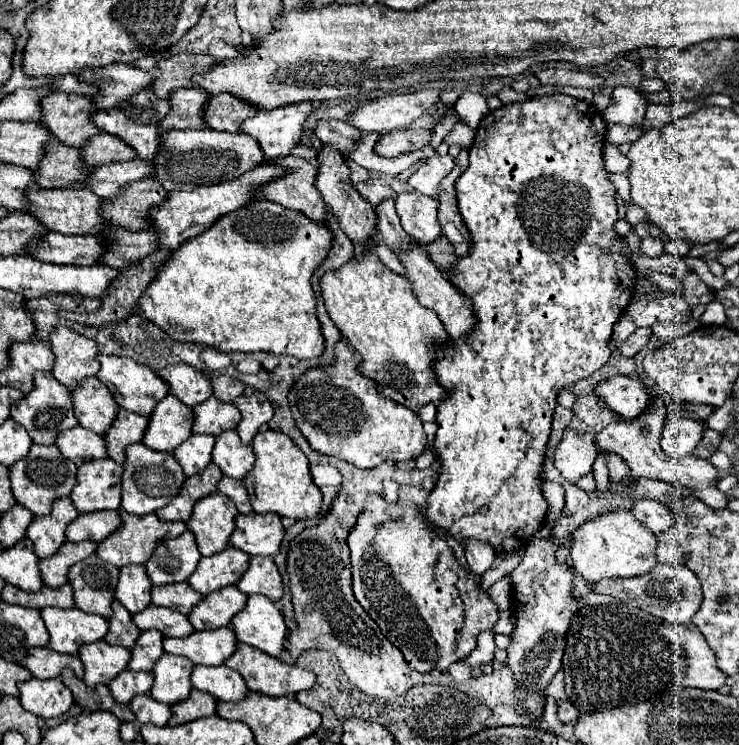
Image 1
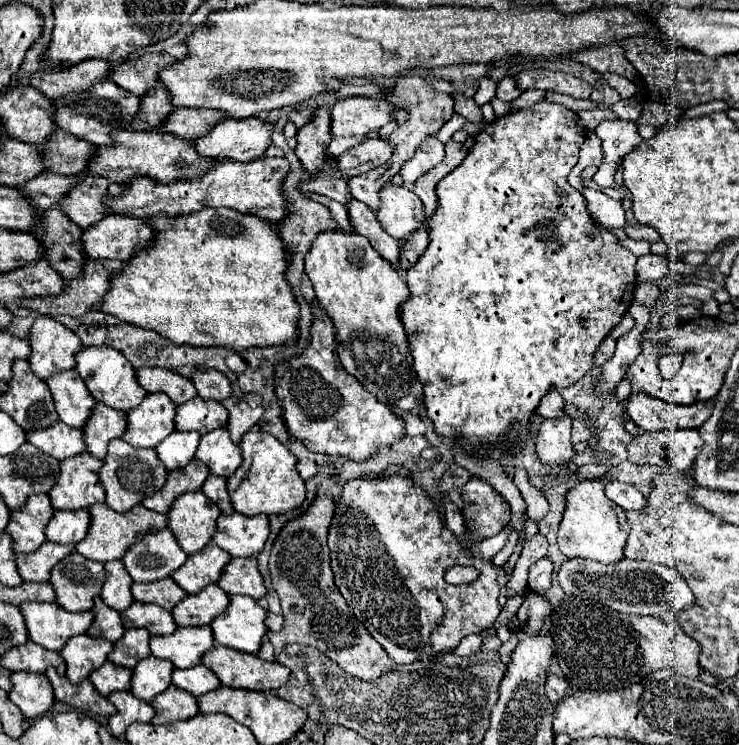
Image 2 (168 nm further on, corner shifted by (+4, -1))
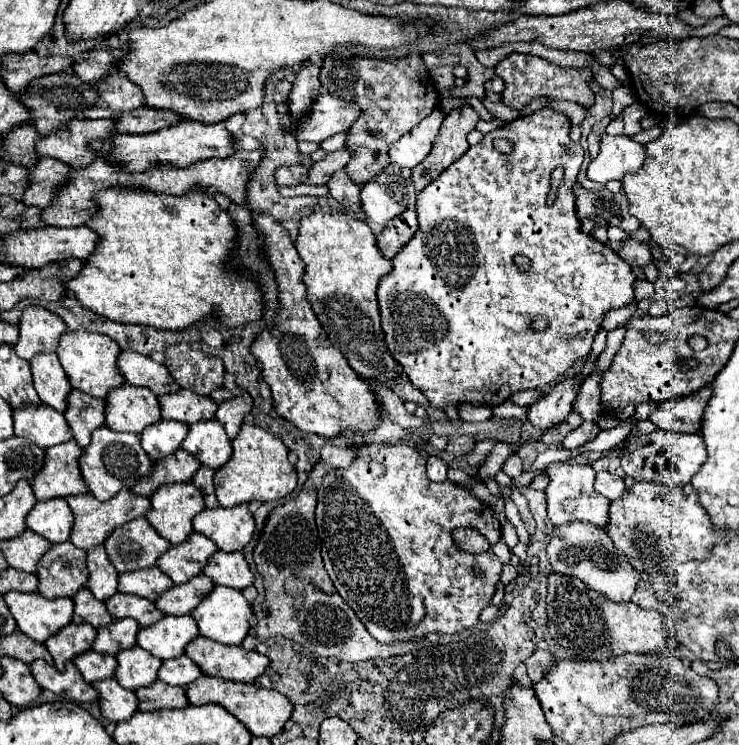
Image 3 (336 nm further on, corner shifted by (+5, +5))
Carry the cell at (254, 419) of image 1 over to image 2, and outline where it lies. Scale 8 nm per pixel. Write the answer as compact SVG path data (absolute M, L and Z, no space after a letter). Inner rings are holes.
M244 394L242 398L230 396L222 402L222 406L228 410L226 430L230 432L236 444L240 444L242 436L260 420L264 412L262 398L258 394Z

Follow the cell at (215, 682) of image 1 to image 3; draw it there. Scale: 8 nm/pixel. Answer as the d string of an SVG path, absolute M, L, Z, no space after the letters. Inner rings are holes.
M185 654L181 658L165 660L159 668L159 680L173 686L187 686L195 682L199 676L203 676L199 666L195 666L195 662L191 662L191 658L187 658Z

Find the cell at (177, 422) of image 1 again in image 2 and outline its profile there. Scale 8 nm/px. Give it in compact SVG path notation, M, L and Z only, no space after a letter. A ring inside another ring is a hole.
M160 392L146 394L136 408L126 412L126 432L122 438L134 448L154 448L176 430L174 414L176 406L168 396Z

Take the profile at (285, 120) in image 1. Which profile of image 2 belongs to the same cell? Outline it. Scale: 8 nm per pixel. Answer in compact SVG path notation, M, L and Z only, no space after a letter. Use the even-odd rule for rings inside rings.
M244 118L244 120L222 120L218 122L206 136L192 140L194 150L202 158L212 160L234 160L234 162L250 162L264 156L266 148L270 146L270 132L268 122L260 122L258 118Z

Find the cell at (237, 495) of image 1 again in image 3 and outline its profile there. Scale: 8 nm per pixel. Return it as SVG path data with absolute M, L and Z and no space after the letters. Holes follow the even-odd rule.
M201 466L193 476L193 484L203 492L207 508L219 508L219 500L215 496L215 486L213 486L213 476L215 476L215 470L207 466Z

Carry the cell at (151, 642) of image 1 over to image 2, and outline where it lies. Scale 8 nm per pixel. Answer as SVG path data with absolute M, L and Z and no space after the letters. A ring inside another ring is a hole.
M128 628L124 636L114 644L114 650L108 654L108 660L116 666L134 668L134 664L142 658L150 656L148 648L150 632L144 628Z

